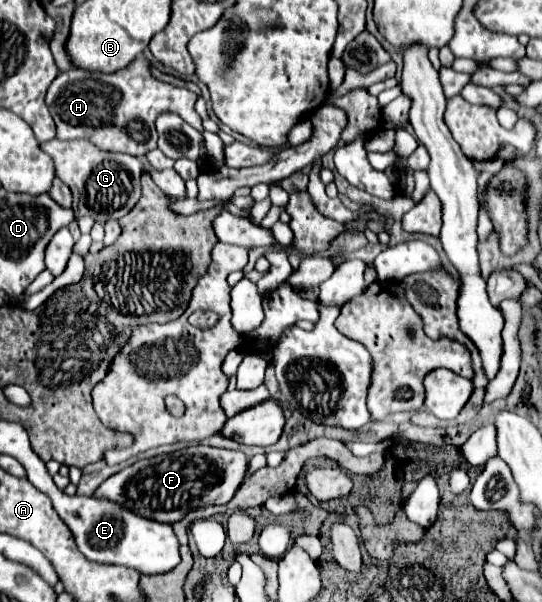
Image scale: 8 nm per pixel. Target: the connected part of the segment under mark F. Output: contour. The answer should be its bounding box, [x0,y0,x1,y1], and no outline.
[93,445,247,525]

